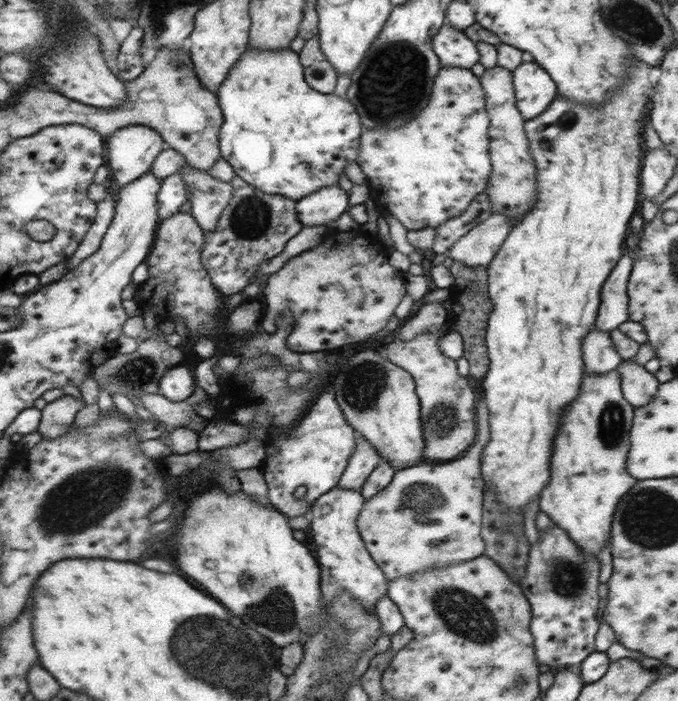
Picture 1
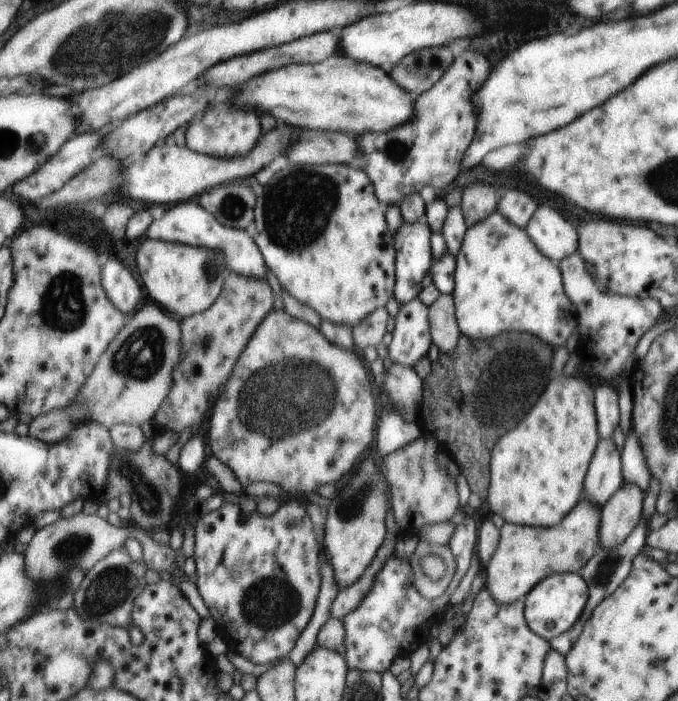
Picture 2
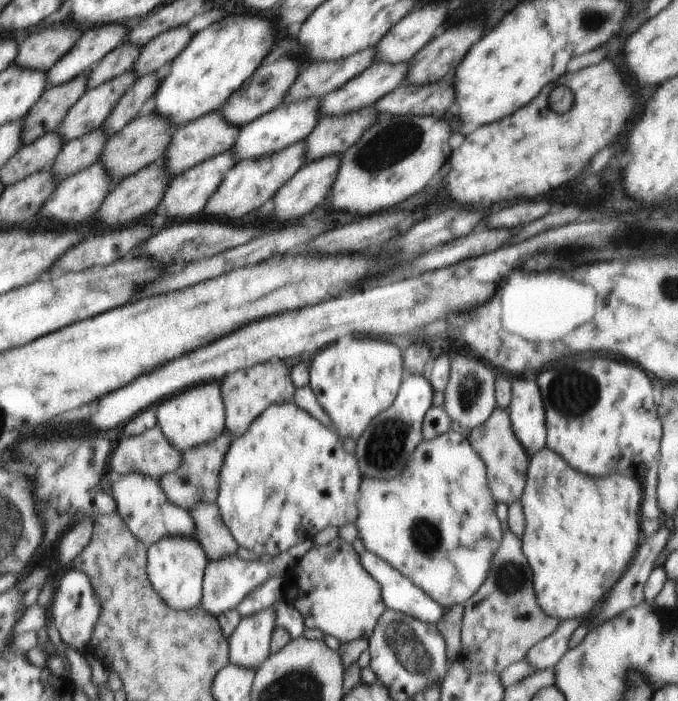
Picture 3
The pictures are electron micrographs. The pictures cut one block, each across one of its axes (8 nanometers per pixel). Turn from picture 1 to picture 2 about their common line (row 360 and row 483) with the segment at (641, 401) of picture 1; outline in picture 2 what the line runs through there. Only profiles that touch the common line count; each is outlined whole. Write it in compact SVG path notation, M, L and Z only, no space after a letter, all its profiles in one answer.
M624 483L604 504L598 526L599 548L620 546L632 534L642 516L644 491L643 485Z

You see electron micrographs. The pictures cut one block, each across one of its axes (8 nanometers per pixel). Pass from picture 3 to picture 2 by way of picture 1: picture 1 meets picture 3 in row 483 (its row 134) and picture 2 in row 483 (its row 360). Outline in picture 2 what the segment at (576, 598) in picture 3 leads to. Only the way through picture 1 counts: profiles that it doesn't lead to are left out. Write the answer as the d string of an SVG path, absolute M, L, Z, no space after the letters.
M574 376L554 378L536 406L520 420L516 428L506 432L497 442L489 463L489 488L487 514L498 514L505 523L534 528L558 526L582 498L584 478L596 448L600 442L596 412L594 412L594 392L588 382Z

